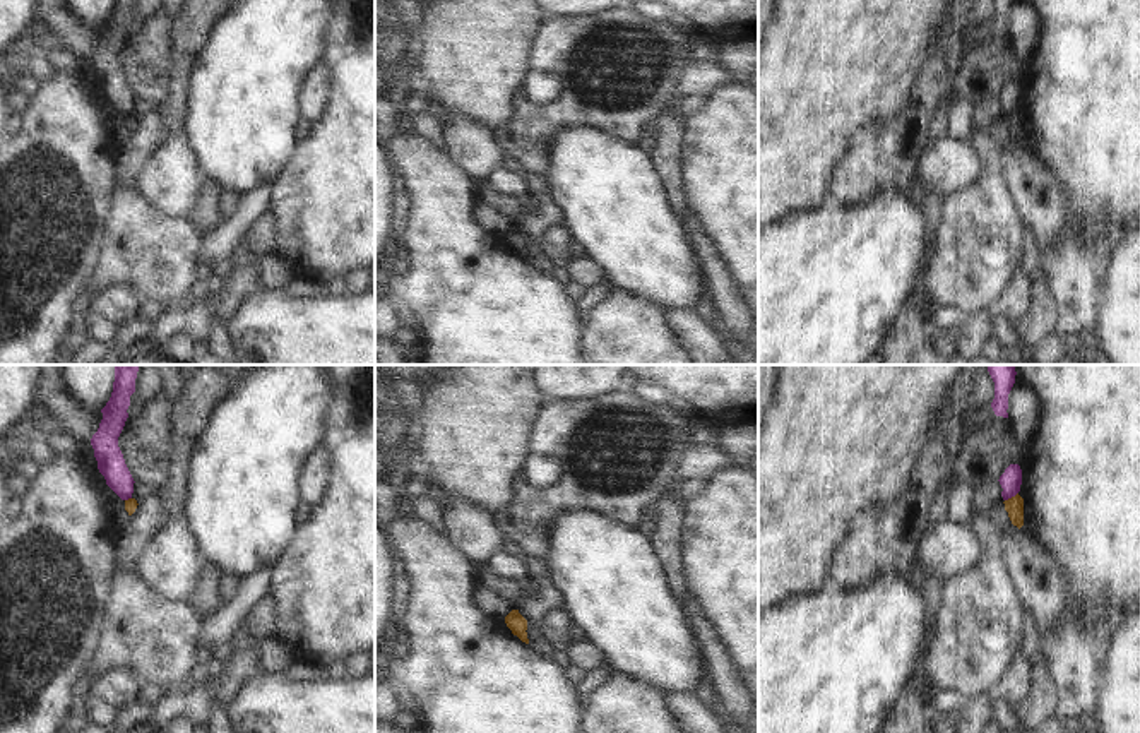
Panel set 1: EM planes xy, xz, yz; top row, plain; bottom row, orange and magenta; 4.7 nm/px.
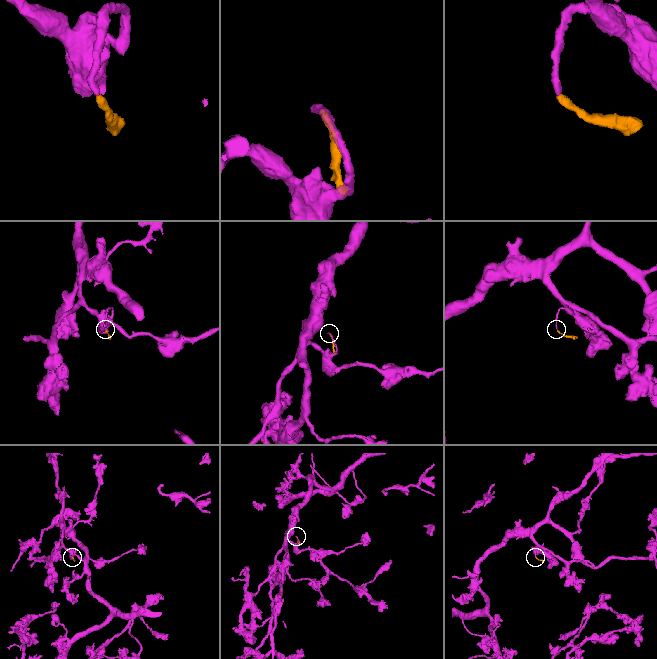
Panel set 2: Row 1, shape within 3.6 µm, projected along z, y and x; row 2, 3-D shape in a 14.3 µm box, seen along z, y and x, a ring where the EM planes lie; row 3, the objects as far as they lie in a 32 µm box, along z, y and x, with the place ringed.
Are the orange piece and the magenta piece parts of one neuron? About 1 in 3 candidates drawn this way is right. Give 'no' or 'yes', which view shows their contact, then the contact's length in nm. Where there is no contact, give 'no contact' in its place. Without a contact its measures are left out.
no; meets orange in yz; contact 80 nm long

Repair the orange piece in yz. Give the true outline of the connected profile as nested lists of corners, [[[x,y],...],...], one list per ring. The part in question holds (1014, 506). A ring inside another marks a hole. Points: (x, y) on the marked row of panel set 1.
[[[1017,493],[1003,504],[1012,524],[1020,529],[1024,526],[1024,498]]]

